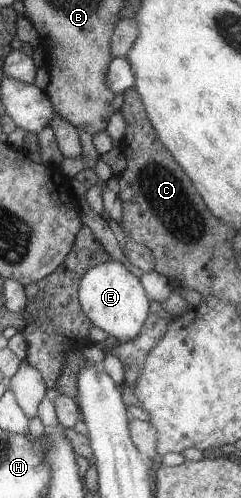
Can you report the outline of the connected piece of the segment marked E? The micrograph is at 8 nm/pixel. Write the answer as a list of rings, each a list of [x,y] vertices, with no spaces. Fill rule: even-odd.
[[[111,259],[88,268],[78,282],[76,294],[82,313],[92,326],[96,326],[116,340],[122,340],[122,343],[132,340],[140,332],[149,314],[149,299],[139,279],[126,270],[123,264]]]

